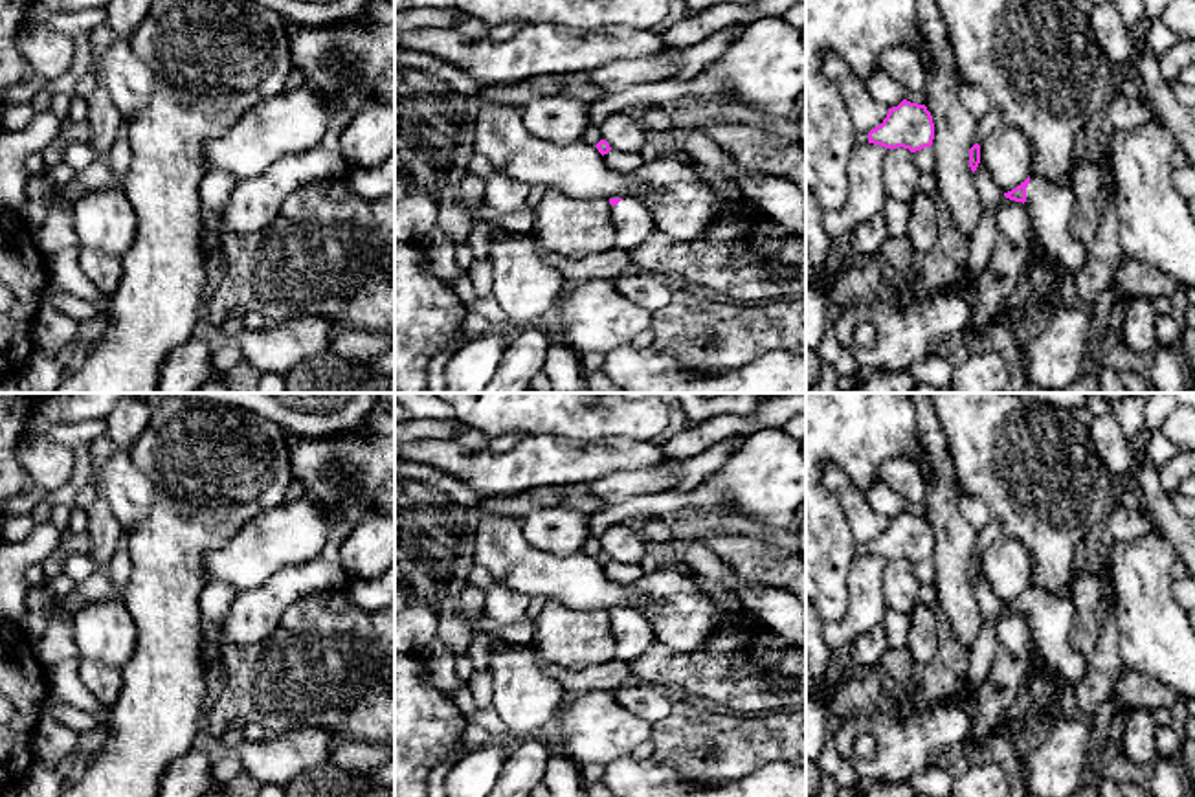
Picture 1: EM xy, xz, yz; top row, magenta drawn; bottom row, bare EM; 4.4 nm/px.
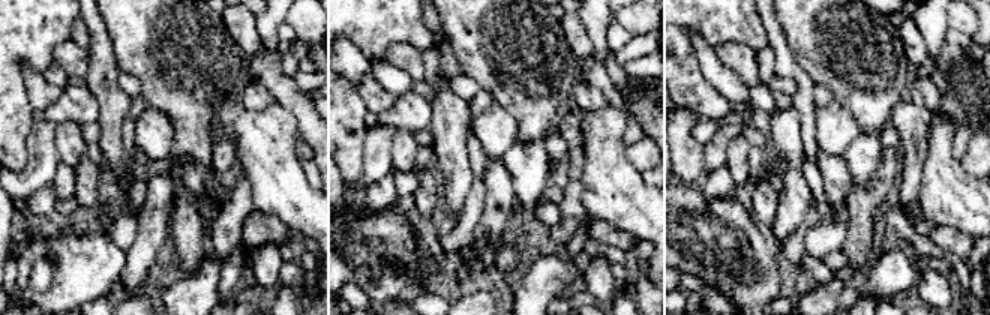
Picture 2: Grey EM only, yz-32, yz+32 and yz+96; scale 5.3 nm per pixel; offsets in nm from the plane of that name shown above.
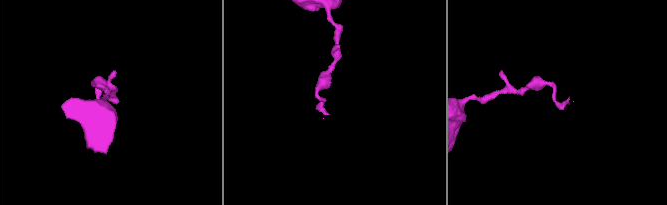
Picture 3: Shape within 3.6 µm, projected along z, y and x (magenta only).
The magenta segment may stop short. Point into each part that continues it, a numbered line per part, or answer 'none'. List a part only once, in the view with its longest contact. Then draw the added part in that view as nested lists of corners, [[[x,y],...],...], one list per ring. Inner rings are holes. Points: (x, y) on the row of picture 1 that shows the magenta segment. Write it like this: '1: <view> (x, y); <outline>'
1: yz (1052, 206); [[[1030,174],[1024,206],[1032,215],[1035,239],[1041,246],[1068,274],[1079,270],[1087,259],[1087,244],[1070,233],[1070,222],[1078,211],[1072,182],[1057,184]]]

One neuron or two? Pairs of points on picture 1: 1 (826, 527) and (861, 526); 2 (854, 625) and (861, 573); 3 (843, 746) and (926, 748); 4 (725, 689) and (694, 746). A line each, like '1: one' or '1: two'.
1: two
2: one
3: one
4: two

